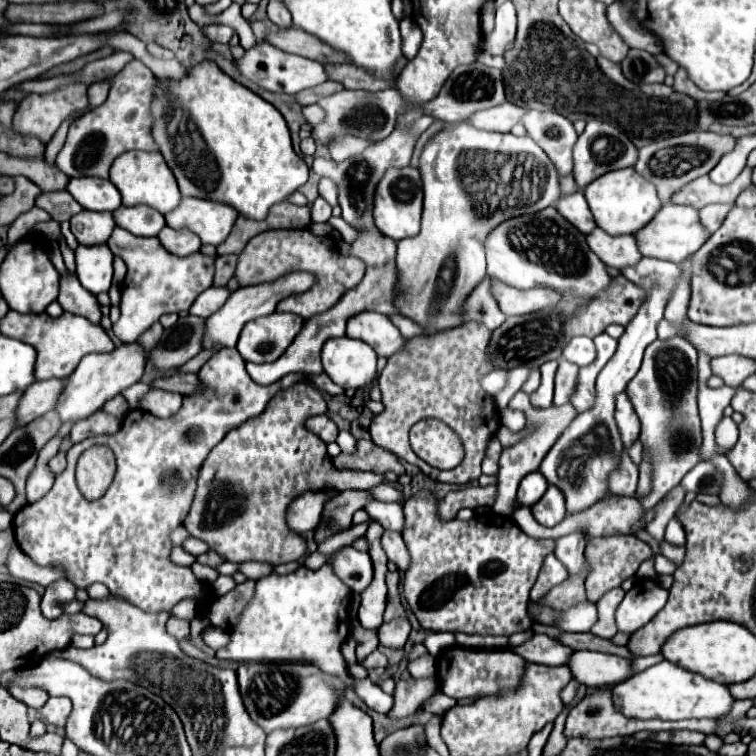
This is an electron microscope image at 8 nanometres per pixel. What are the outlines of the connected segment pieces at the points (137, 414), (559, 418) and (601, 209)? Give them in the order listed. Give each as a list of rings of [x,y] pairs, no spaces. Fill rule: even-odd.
[[[235,347],[219,349],[203,365],[198,372],[198,377],[203,383],[203,389],[195,397],[185,397],[183,409],[175,417],[159,419],[159,417],[153,417],[151,413],[143,413],[139,409],[129,411],[127,427],[123,423],[119,433],[89,437],[81,443],[75,443],[67,451],[67,469],[61,475],[57,475],[53,489],[39,501],[25,505],[21,511],[15,513],[15,519],[13,519],[17,545],[35,565],[43,565],[43,567],[45,565],[63,565],[67,569],[67,579],[71,583],[75,583],[79,589],[87,589],[93,583],[103,583],[109,587],[111,595],[129,601],[131,605],[139,607],[141,611],[171,609],[185,597],[197,599],[199,611],[205,611],[205,607],[211,603],[211,597],[205,597],[209,593],[209,589],[207,589],[207,585],[203,585],[201,581],[195,579],[195,575],[191,573],[189,567],[179,567],[179,565],[171,563],[169,551],[173,545],[169,541],[169,533],[183,523],[183,519],[191,507],[197,471],[201,467],[201,461],[207,459],[209,451],[231,429],[235,429],[241,423],[249,421],[251,417],[257,417],[259,413],[263,413],[275,393],[289,389],[295,383],[307,381],[307,377],[303,373],[291,373],[273,385],[267,385],[267,387],[259,385],[245,371],[245,361]],[[93,445],[109,445],[109,449],[117,457],[115,479],[113,479],[111,487],[107,489],[107,493],[97,501],[85,499],[75,481],[77,459],[85,449],[89,449]]]
[[[519,391],[509,401],[509,409],[525,413],[525,419],[527,419],[525,431],[527,433],[519,443],[515,443],[513,447],[503,449],[503,453],[501,453],[499,473],[497,473],[497,479],[499,479],[499,483],[497,483],[497,499],[495,499],[495,505],[493,505],[493,513],[497,513],[497,515],[511,515],[515,511],[515,493],[517,493],[521,477],[525,477],[527,473],[539,471],[539,465],[541,465],[543,457],[549,453],[549,449],[555,445],[555,441],[561,437],[561,433],[567,429],[567,425],[571,425],[571,421],[579,415],[577,409],[571,403],[565,403],[561,407],[551,405],[547,409],[535,409],[529,403],[529,395],[525,395],[523,391]]]
[[[633,167],[607,173],[599,177],[599,181],[593,181],[585,189],[585,199],[593,211],[593,217],[597,221],[597,227],[607,231],[609,235],[629,235],[643,229],[661,209],[661,199],[657,195],[657,189],[651,181],[641,177]]]

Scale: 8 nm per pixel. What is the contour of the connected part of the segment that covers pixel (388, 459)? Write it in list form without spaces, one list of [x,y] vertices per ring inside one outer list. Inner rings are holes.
[[[361,439],[357,443],[357,453],[355,455],[347,455],[341,453],[333,459],[333,465],[337,469],[365,469],[365,471],[395,471],[397,475],[403,475],[403,467],[401,463],[395,459],[393,453],[387,453],[385,449],[381,449],[379,445],[375,445],[373,441]]]

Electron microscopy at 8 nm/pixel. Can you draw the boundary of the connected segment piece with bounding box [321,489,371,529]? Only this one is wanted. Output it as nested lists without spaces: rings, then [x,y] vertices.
[[[341,491],[331,497],[323,507],[323,523],[337,523],[341,529],[351,527],[351,517],[357,509],[363,509],[363,501],[369,501],[371,495],[367,491]]]

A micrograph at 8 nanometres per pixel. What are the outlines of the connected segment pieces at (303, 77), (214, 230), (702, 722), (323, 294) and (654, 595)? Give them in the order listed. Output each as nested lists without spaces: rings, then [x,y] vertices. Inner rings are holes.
[[[261,41],[255,47],[247,49],[243,53],[243,57],[235,61],[235,65],[237,65],[239,73],[245,79],[257,83],[259,87],[263,87],[263,89],[267,89],[271,93],[295,95],[295,93],[299,93],[303,89],[309,89],[309,87],[315,87],[315,85],[327,81],[325,69],[323,69],[323,65],[319,61],[311,61],[311,59],[301,57],[301,55],[291,55],[291,53],[281,51],[281,49],[277,49],[277,47],[273,47],[271,43],[265,43],[265,41]]]
[[[183,197],[173,213],[165,215],[171,229],[189,229],[199,235],[203,245],[221,245],[231,233],[239,213],[229,205]]]
[[[593,687],[587,695],[569,711],[565,737],[587,737],[587,739],[603,739],[615,735],[633,735],[637,731],[673,731],[673,729],[693,729],[711,735],[717,731],[717,721],[711,719],[689,719],[689,721],[661,721],[661,719],[629,719],[625,717],[613,703],[613,691],[609,687]]]
[[[275,229],[263,231],[255,235],[245,249],[239,253],[235,279],[239,285],[253,285],[253,283],[267,283],[283,277],[285,273],[293,271],[309,271],[315,275],[315,285],[305,293],[293,293],[277,303],[277,311],[289,311],[303,319],[311,319],[319,313],[331,309],[345,291],[353,289],[363,279],[363,261],[355,257],[345,257],[337,251],[337,243],[331,235],[317,237],[309,229]]]
[[[637,579],[635,587],[627,591],[625,599],[617,607],[615,621],[621,633],[635,633],[639,627],[647,625],[655,613],[659,613],[667,603],[669,591],[651,579]]]

